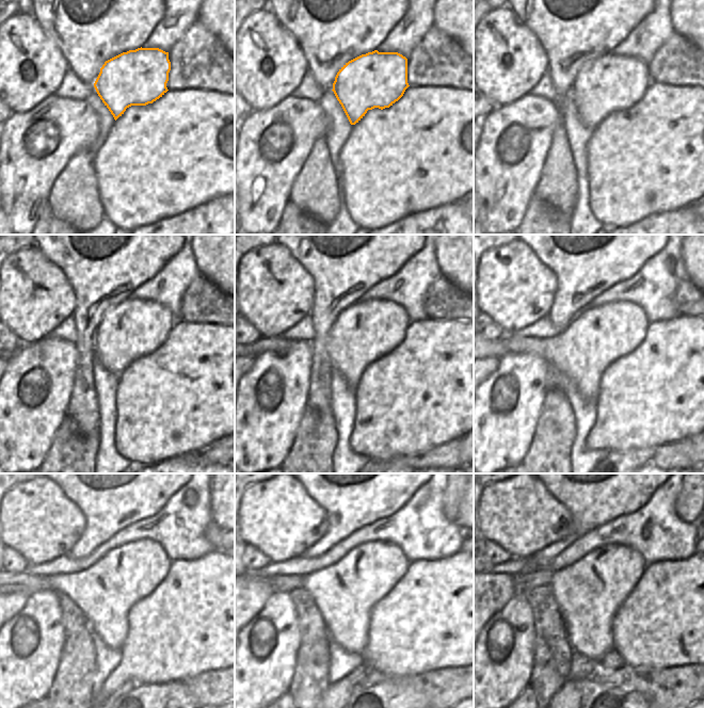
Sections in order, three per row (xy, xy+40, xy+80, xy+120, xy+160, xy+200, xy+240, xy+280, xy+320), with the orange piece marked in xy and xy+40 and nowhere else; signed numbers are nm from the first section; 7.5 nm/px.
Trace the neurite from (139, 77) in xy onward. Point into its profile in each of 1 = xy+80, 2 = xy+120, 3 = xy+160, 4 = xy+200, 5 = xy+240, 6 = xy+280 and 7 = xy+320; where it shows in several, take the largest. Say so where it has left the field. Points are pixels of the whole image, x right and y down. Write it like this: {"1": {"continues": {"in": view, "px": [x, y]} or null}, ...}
{"1": {"continues": {"in": "xy+80", "px": [612, 82]}}, "2": {"continues": {"in": "xy+120", "px": [133, 327]}}, "3": {"continues": {"in": "xy+160", "px": [367, 331]}}, "4": {"continues": {"in": "xy+200", "px": [597, 337]}}, "5": {"continues": {"in": "xy+240", "px": [105, 592]}}, "6": {"continues": {"in": "xy+280", "px": [345, 593]}}, "7": {"continues": {"in": "xy+320", "px": [588, 593]}}}

